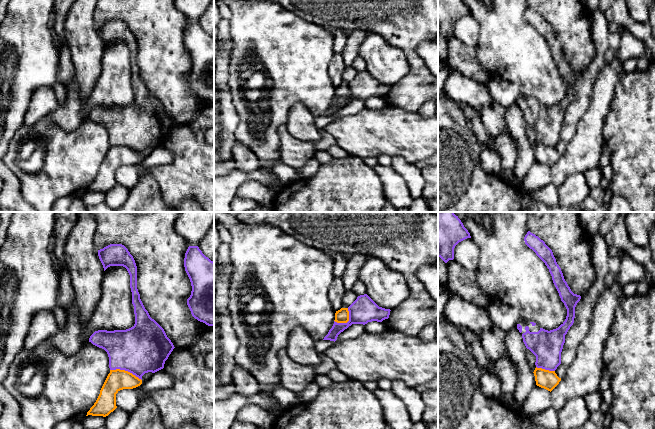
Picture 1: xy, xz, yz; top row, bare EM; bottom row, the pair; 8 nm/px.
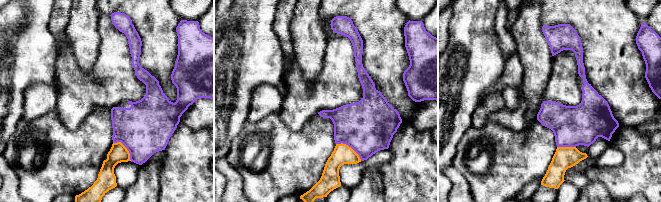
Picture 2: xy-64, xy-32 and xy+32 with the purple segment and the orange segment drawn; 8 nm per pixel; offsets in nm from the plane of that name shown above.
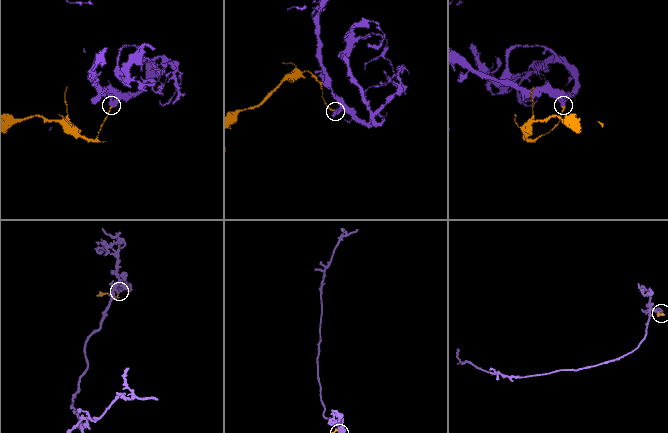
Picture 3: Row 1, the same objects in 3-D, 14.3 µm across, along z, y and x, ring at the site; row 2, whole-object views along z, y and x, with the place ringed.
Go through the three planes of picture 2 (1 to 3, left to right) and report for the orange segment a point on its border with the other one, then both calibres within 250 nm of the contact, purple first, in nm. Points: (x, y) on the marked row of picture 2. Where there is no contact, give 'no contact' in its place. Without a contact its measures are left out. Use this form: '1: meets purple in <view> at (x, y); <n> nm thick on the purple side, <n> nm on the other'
1: meets purple in xy-64 at (126, 147); 420 nm thick on the purple side, 150 nm on the other
2: meets purple in xy-32 at (350, 146); 420 nm thick on the purple side, 160 nm on the other
3: meets purple in xy+32 at (566, 146); 320 nm thick on the purple side, 180 nm on the other

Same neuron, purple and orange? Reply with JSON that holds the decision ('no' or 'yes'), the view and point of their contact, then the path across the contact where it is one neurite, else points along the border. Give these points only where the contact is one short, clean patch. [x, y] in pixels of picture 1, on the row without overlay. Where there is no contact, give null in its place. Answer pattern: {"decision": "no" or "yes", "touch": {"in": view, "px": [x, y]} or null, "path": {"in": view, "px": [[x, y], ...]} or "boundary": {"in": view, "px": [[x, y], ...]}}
{"decision": "no", "touch": {"in": "xy", "px": [126, 146]}, "boundary": {"in": "xy", "px": [[110, 145], [127, 146], [141, 156]]}}

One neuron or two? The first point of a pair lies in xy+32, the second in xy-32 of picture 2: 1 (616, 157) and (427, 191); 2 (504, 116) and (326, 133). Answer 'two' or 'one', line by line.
1: two
2: two

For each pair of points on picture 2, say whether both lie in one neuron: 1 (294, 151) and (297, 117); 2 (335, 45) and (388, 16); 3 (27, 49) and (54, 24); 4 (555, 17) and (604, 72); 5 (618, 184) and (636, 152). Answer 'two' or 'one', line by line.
1: two
2: two
3: two
4: one
5: one

